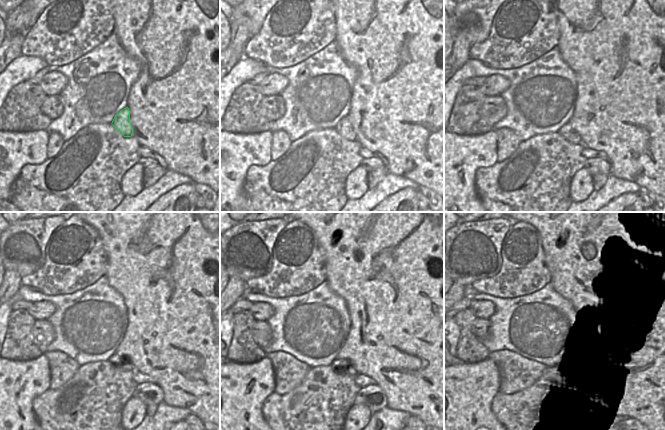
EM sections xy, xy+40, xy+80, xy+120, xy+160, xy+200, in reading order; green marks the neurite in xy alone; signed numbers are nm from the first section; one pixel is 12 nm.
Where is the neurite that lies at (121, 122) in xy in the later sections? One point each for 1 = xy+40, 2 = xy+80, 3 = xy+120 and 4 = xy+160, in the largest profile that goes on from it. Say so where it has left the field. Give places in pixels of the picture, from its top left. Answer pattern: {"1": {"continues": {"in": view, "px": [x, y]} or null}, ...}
{"1": {"continues": {"in": "xy+40", "px": [343, 127]}}, "2": {"continues": {"in": "xy+80", "px": [567, 132]}}, "3": {"continues": {"in": "xy+120", "px": [119, 361]}}, "4": {"continues": {"in": "xy+160", "px": [343, 366]}}}

